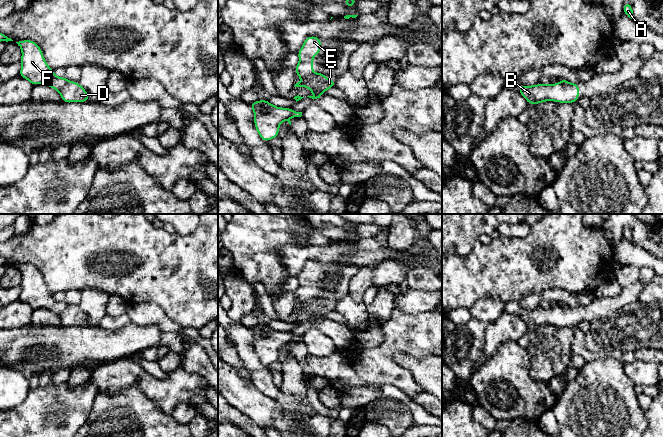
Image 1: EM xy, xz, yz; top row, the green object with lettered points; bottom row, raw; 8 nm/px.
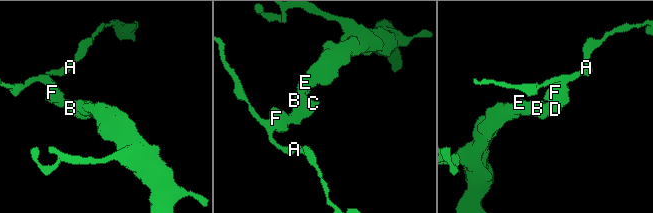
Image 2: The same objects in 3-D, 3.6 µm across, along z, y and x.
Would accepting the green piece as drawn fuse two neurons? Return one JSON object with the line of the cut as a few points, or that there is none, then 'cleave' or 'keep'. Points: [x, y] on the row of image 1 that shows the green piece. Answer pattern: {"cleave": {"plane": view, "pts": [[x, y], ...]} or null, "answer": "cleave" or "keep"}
{"cleave": {"plane": "xy", "pts": [[69, 81], [58, 90]]}, "answer": "cleave"}

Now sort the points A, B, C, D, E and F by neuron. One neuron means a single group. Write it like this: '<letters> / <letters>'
A F / B C D E

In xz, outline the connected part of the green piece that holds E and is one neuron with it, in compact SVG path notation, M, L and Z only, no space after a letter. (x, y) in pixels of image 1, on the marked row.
M308 36L297 52L299 63L294 68L296 74L302 79L294 87L306 87L314 93L313 96L307 96L317 99L322 94L335 87L335 79L327 79L324 73L313 72L313 57L321 52L322 41L317 36Z

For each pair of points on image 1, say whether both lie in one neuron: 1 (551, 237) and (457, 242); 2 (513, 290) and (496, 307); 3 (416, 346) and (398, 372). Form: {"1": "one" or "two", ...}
{"1": "two", "2": "two", "3": "one"}

